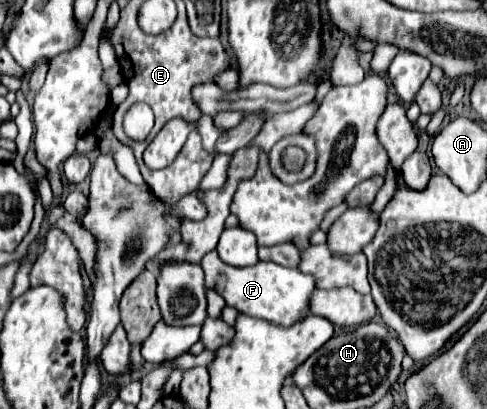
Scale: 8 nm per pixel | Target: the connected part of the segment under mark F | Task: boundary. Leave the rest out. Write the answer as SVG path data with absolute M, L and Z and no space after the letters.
M211 250L207 252L207 256L203 256L201 268L205 272L207 288L215 288L229 306L237 308L239 312L247 312L253 318L259 318L277 326L291 326L303 318L303 310L305 310L305 316L309 314L307 308L309 308L309 298L315 290L315 278L309 274L303 274L301 270L285 268L275 262L259 262L255 266L235 268L225 264L219 258L217 250Z

